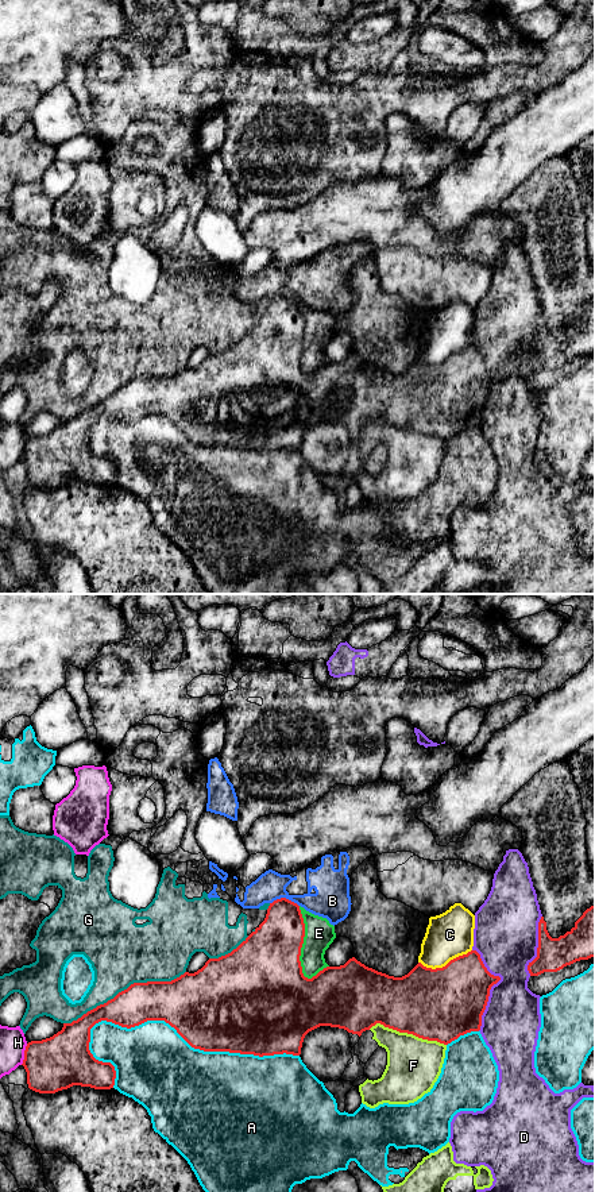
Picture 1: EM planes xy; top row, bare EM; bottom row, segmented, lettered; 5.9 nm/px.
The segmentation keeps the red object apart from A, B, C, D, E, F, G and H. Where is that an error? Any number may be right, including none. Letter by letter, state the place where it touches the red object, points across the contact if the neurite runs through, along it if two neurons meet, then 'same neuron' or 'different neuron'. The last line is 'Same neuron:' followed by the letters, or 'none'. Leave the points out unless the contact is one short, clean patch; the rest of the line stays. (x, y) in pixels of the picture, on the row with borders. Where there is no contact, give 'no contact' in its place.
A: meets red in xy at (188, 1042); different neuron
B: meets red in xy at (285, 898); border along xy (270, 902), (278, 898), (288, 898), (298, 906); different neuron
C: meets red in xy at (445, 965); different neuron
D: meets red in xy at (491, 986); different neuron
E: meets red in xy at (302, 942); different neuron
F: meets red in xy at (408, 1033); different neuron
G: meets red in xy at (124, 990); different neuron
H: meets red in xy at (24, 1054); different neuron
Same neuron: none

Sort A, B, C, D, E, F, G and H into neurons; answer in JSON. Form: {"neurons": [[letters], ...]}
{"neurons": [["A"], ["B"], ["C"], ["D"], ["E", "G"], ["F"], ["H"]]}

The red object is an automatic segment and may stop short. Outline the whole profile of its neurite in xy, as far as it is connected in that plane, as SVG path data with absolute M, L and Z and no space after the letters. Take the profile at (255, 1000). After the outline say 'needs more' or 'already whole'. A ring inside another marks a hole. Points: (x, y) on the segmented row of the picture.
M286 898L274 900L267 909L264 921L231 953L209 958L197 972L185 972L171 981L134 983L77 1021L63 1023L62 1030L53 1037L28 1042L22 1064L27 1072L28 1088L39 1093L55 1093L73 1085L94 1089L113 1088L115 1066L96 1060L89 1050L90 1029L101 1021L127 1029L147 1021L165 1021L194 1049L259 1057L283 1053L300 1056L305 1035L320 1026L344 1029L360 1037L363 1031L380 1023L399 1033L448 1045L460 1035L480 1030L490 990L501 980L499 976L487 971L476 950L451 960L443 968L432 969L418 963L402 977L378 972L352 957L344 965L327 967L308 979L302 973L300 961L304 937L305 923L300 906Z; already whole

